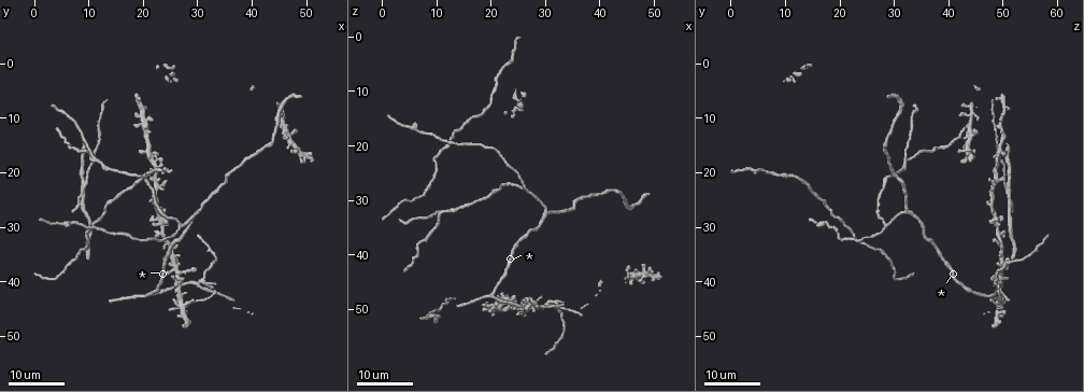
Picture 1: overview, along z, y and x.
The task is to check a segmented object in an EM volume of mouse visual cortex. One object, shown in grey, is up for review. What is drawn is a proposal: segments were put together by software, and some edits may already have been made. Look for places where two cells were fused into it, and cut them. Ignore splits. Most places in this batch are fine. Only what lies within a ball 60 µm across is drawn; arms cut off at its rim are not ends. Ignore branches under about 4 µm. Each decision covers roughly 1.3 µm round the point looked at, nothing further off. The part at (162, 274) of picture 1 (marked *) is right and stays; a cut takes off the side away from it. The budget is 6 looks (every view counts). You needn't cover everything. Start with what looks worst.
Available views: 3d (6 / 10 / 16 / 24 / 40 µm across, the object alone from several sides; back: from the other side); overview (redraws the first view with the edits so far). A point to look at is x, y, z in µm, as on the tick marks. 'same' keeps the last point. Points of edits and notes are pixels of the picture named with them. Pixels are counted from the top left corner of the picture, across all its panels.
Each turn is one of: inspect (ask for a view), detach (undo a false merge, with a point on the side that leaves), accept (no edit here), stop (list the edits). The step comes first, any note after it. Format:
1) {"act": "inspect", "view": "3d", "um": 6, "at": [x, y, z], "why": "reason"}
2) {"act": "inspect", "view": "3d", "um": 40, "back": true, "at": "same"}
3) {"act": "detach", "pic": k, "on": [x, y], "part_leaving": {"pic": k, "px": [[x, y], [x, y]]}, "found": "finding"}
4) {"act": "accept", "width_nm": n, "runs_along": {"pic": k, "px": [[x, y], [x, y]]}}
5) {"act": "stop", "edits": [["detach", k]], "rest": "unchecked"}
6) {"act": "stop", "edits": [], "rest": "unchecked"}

{"act": "inspect", "view": "3d", "um": 24, "at": [11.5, 30.0, 18.5], "why": "side arm on a straight run"}

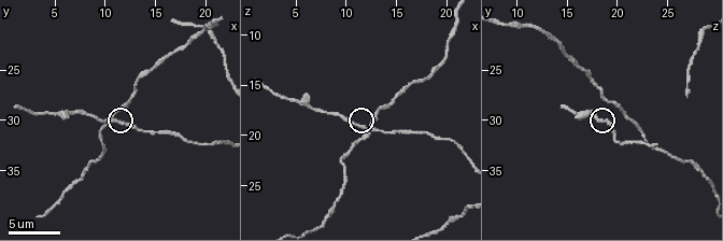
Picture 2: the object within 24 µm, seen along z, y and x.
{"act": "inspect", "view": "3d", "um": 10, "at": [11.8, 30.2, 19.4]}

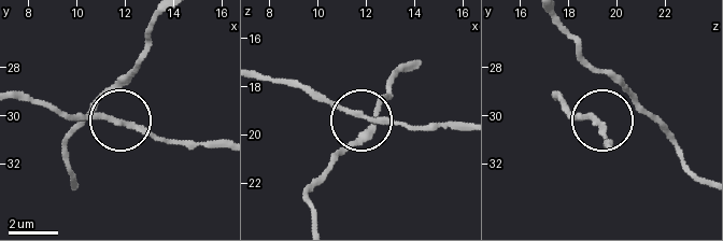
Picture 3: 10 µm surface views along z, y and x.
{"act": "accept", "side_arm_um": 13, "runs_along": {"pic": 3, "px": [[459, 125], [360, 118], [313, 89]]}, "found": "continuous, no second cell"}

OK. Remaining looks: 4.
{"act": "inspect", "view": "3d", "um": 16, "at": [31.0, 39.5, 48.5], "why": "branch point"}

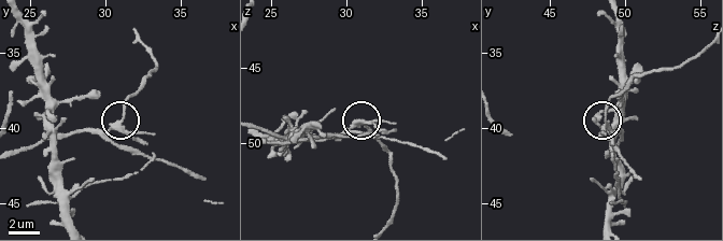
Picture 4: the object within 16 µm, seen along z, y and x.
{"act": "inspect", "view": "3d", "um": 10, "at": [31.0, 39.6, 48.6]}

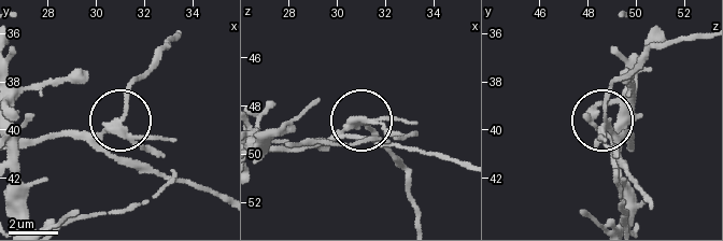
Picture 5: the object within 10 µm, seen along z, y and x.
{"act": "detach", "pic": 5, "on": [145, 136], "width_nm": 220, "found": "a second cell is stuck on"}

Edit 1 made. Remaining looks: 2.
{"act": "stop", "edits": [["detach", 5]], "rest": "unchecked"}

